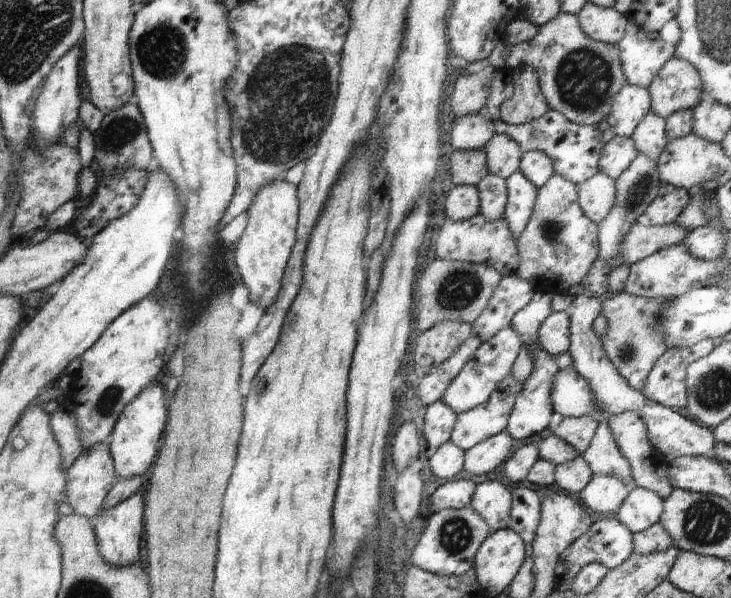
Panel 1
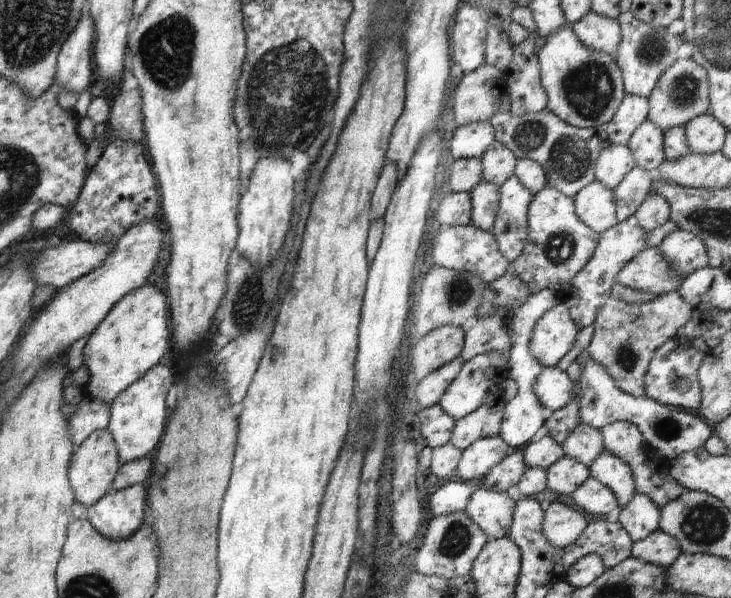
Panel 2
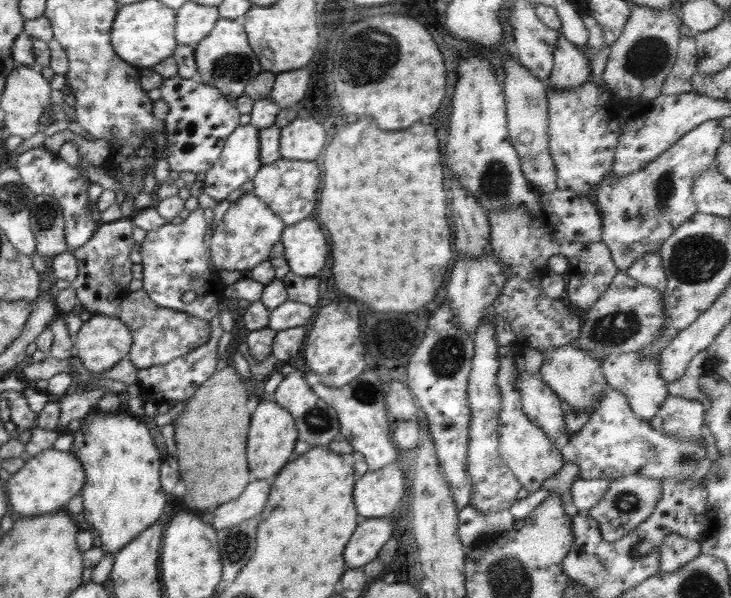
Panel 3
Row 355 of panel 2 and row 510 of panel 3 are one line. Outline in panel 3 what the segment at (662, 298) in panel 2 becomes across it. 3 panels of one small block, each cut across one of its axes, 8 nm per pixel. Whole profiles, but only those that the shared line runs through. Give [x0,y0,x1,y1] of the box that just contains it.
[587,475,663,542]

